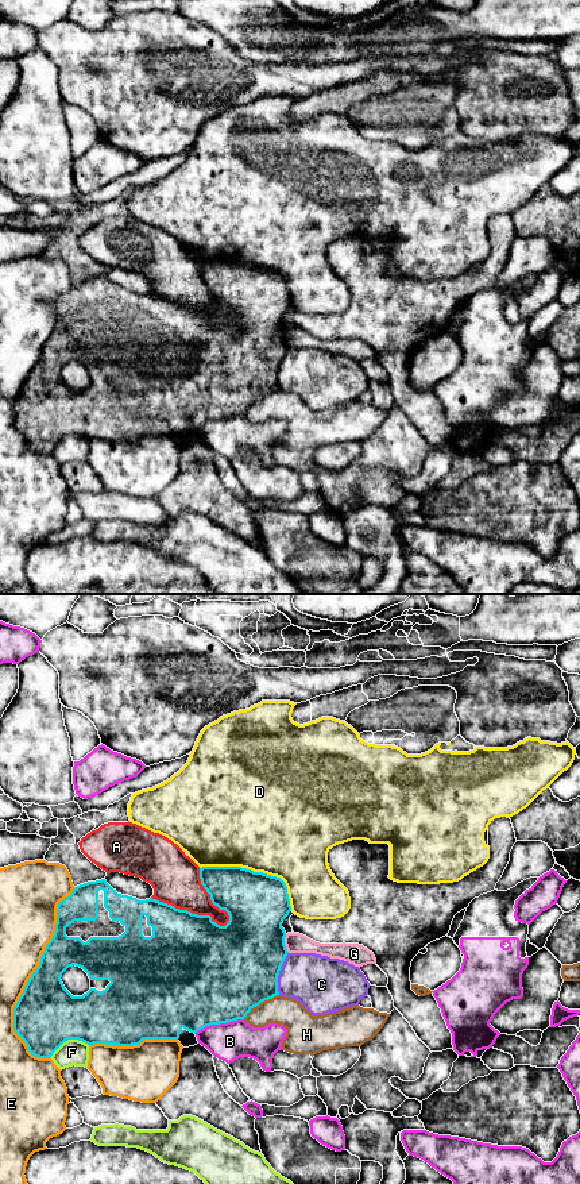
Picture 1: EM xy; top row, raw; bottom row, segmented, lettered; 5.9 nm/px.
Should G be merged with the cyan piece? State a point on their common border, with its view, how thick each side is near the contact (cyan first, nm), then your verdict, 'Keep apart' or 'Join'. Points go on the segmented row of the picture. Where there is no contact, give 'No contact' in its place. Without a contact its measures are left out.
Touches cyan at xy (283, 944). Thickness 440 nm (cyan) against 120 nm. Keep apart

